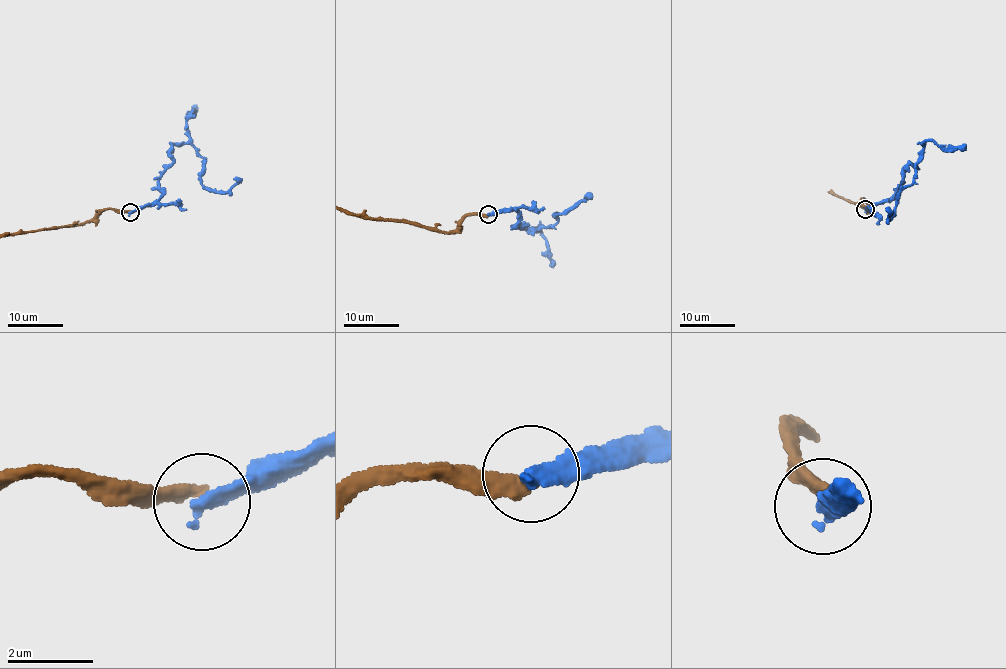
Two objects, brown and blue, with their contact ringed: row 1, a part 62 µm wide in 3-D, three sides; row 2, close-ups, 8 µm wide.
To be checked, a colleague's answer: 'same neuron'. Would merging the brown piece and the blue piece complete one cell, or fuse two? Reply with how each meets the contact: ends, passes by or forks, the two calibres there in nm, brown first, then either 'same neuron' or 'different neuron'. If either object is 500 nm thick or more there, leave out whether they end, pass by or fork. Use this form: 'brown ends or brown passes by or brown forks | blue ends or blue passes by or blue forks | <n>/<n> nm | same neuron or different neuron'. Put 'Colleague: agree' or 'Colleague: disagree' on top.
Colleague: disagree
brown ends | blue ends | 360/360 nm | different neuron

